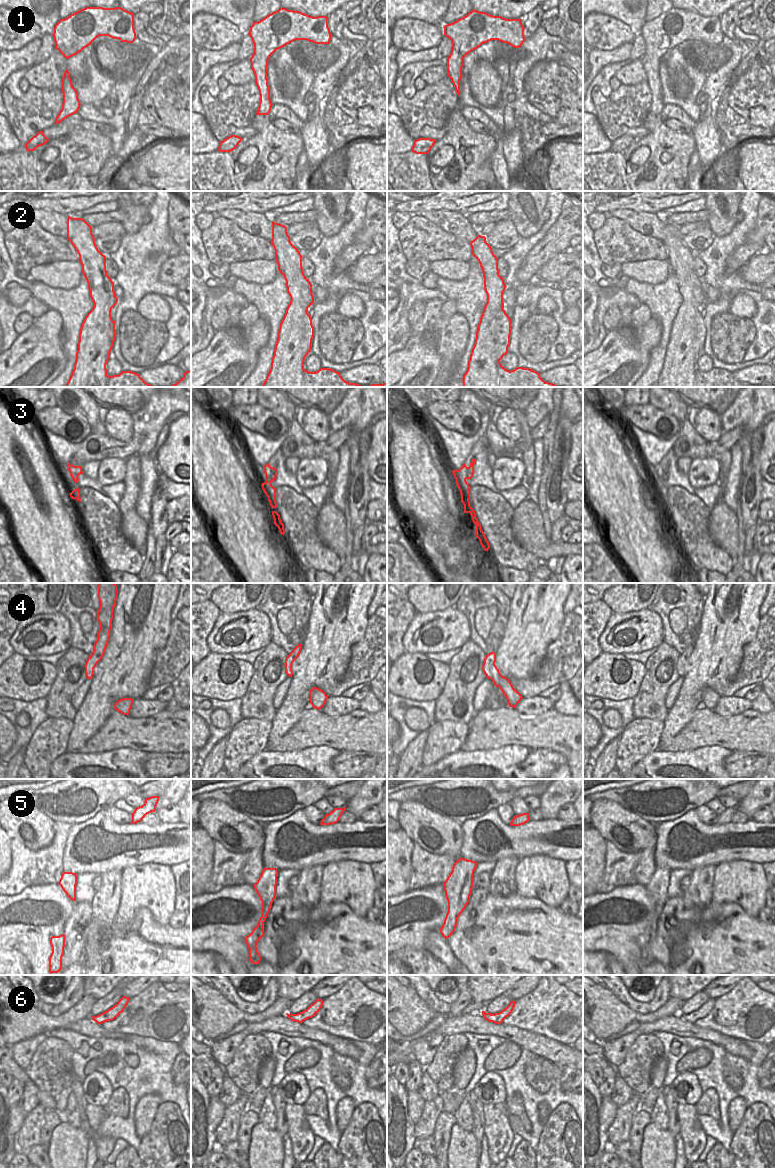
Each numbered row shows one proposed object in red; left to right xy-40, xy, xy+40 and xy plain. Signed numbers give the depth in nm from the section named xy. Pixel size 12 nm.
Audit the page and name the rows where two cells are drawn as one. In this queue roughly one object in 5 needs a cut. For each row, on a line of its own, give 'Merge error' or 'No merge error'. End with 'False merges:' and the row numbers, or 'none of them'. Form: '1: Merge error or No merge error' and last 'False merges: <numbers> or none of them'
1: No merge error
2: Merge error
3: No merge error
4: No merge error
5: No merge error
6: No merge error
False merges: 2

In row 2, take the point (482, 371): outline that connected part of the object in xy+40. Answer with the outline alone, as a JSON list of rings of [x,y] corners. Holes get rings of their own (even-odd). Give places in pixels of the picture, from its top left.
[[[478,235],[470,242],[472,255],[478,260],[484,277],[484,290],[487,303],[483,309],[476,332],[476,339],[468,361],[468,369],[463,375],[463,387],[499,387],[498,360],[495,356],[495,345],[498,334],[495,331],[495,317],[504,308],[503,293],[506,289],[504,279],[499,275],[498,258],[494,255],[486,237]]]

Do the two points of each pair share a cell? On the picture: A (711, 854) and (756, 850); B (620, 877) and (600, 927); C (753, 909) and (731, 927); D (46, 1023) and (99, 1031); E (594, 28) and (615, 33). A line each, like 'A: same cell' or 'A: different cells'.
A: same cell
B: different cells
C: different cells
D: different cells
E: same cell

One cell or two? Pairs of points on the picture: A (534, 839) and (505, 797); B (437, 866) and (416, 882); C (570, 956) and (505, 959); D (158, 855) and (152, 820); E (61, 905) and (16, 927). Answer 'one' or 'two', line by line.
A: two
B: one
C: one
D: two
E: one

